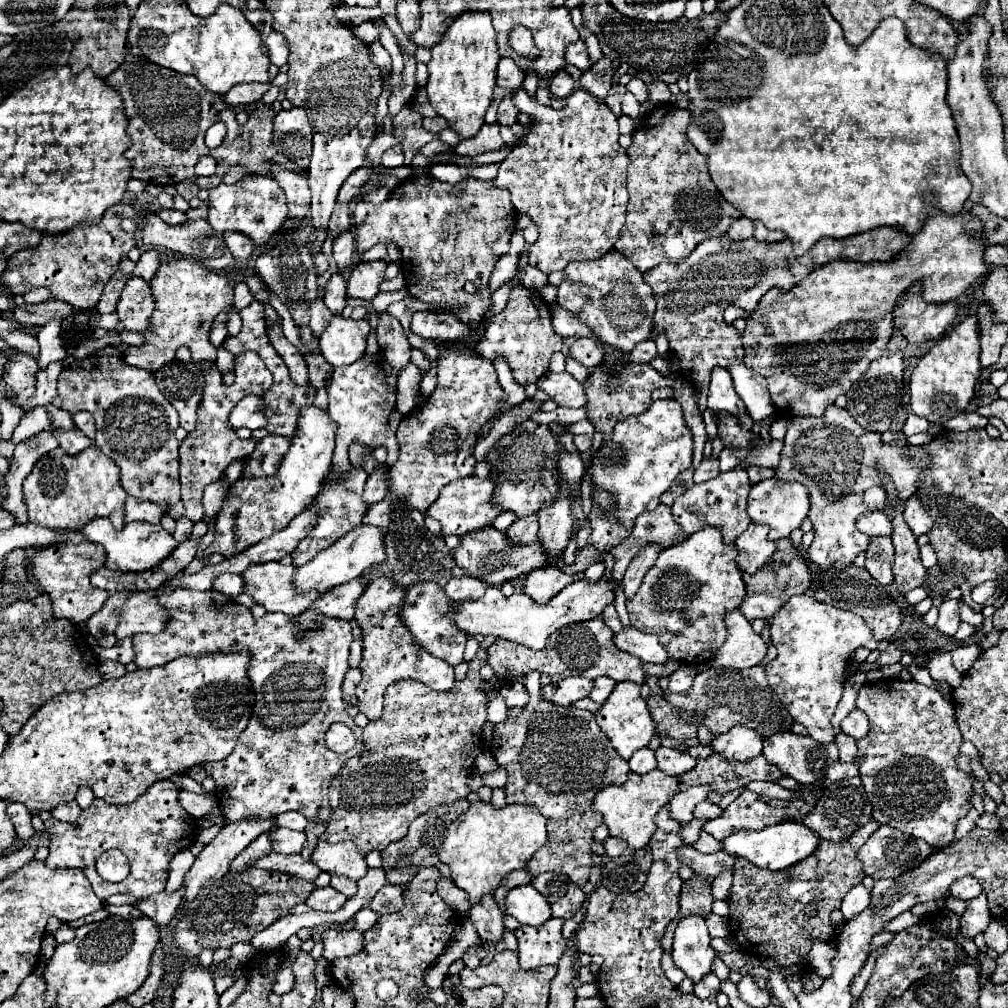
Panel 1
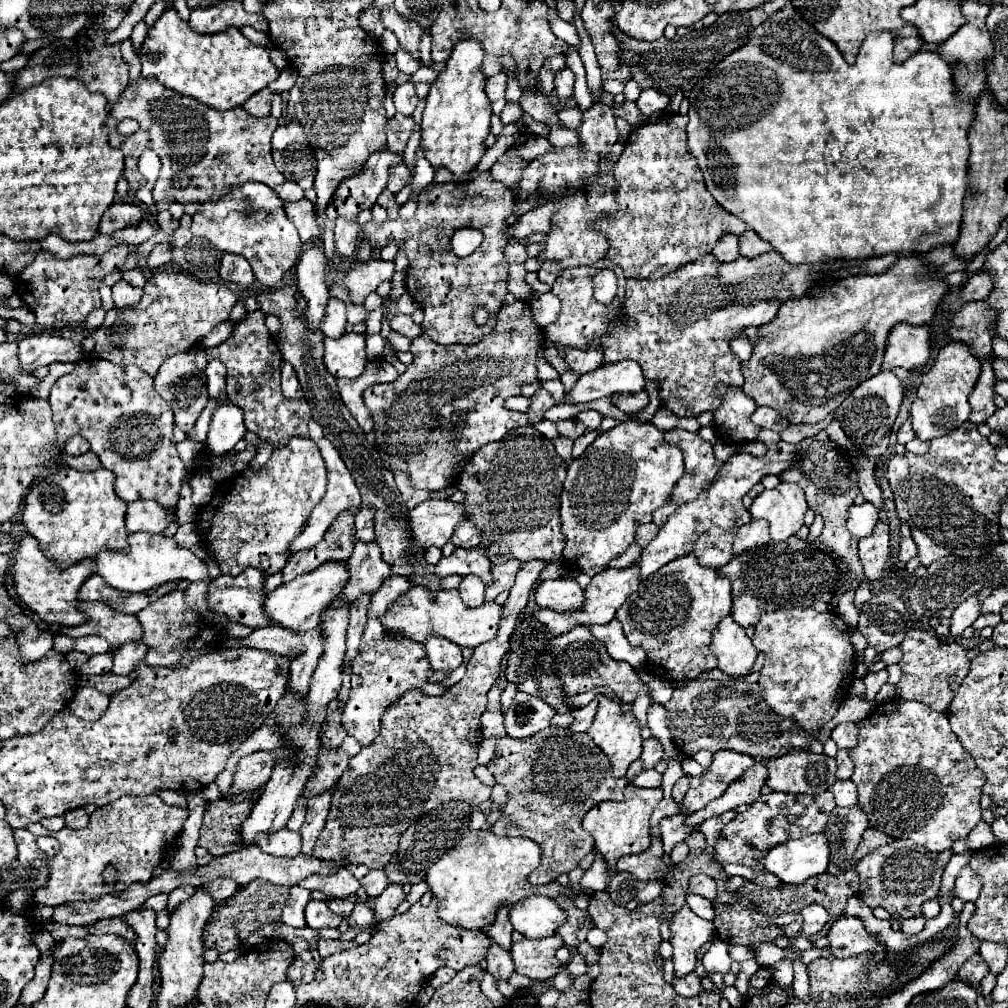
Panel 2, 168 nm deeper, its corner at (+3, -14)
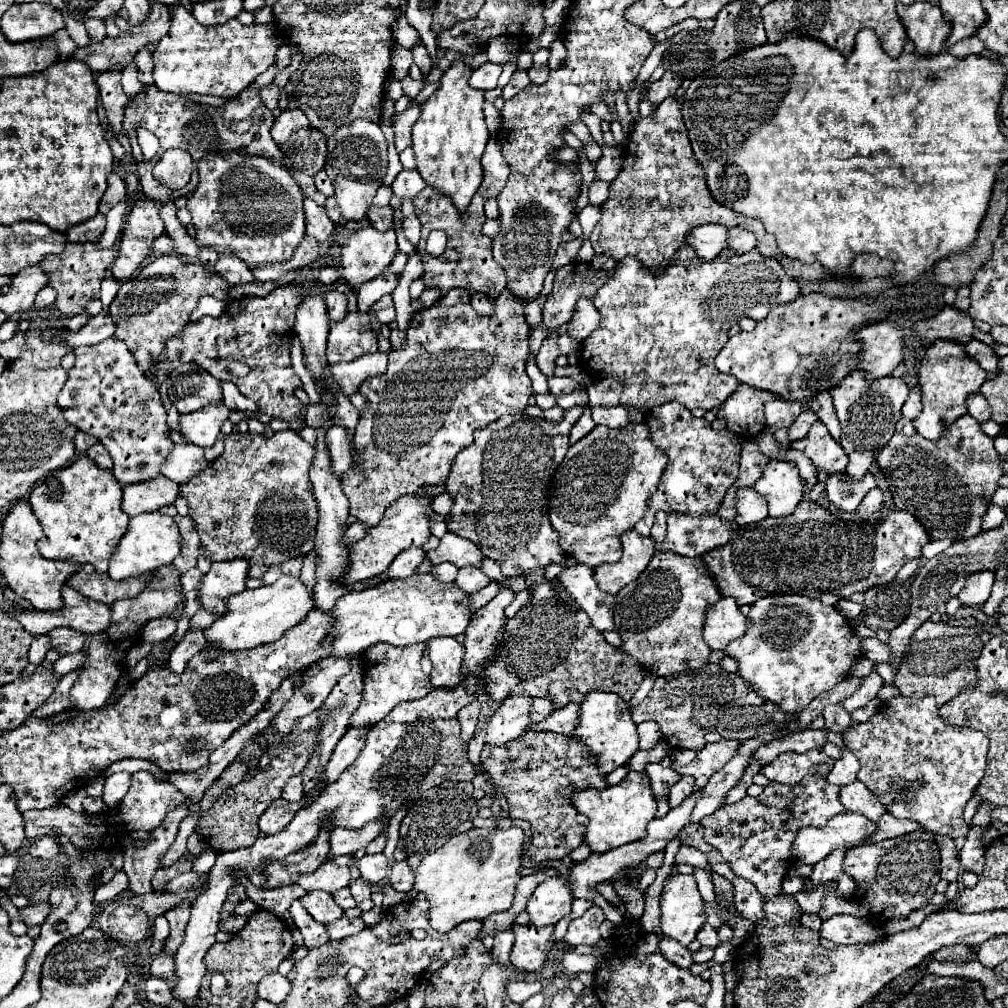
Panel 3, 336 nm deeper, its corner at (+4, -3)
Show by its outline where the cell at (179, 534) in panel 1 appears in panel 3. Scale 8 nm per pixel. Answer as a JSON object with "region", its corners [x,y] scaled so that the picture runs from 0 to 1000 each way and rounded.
{"region":[[[174,511],[174,521],[178,523],[180,529],[180,557],[172,557],[172,561],[178,563],[178,566],[186,566],[188,563],[195,561],[195,553],[197,553],[197,531],[193,527],[193,521],[188,513],[180,513]]]}

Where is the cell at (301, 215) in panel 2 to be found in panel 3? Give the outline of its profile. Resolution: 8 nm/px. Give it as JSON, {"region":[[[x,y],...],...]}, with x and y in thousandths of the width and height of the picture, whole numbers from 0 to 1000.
{"region":[[[303,197],[303,217],[305,217],[305,233],[313,235],[314,239],[322,239],[332,227],[332,221],[324,215],[322,205],[316,205],[309,197]]]}

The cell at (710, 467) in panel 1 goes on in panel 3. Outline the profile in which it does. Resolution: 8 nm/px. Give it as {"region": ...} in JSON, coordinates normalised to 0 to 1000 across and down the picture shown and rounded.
{"region":[[[672,398],[658,400],[652,406],[646,406],[640,412],[640,422],[644,424],[646,438],[662,449],[664,457],[656,471],[654,485],[650,487],[650,491],[644,493],[642,507],[630,521],[630,525],[634,525],[634,529],[642,533],[650,519],[652,507],[660,507],[662,511],[680,509],[686,513],[711,509],[721,485],[727,481],[733,469],[735,436],[723,426],[707,428],[699,414],[688,414],[688,410]]]}

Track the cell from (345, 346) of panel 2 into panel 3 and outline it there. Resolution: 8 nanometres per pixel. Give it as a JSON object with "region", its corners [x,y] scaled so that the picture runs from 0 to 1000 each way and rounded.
{"region":[[[344,311],[340,318],[326,320],[324,358],[352,358],[358,352],[374,348],[374,332],[364,311]]]}

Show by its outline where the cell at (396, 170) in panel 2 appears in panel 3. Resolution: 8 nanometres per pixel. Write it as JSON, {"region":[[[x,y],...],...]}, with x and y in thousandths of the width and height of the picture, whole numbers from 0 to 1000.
{"region":[[[400,168],[394,178],[390,180],[390,191],[396,195],[396,197],[412,197],[420,188],[422,188],[422,180],[416,176],[416,170],[410,168],[410,170],[404,170]]]}

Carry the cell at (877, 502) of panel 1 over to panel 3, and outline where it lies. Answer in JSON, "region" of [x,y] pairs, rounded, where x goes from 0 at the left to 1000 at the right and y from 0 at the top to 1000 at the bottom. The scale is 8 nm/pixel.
{"region":[[[844,368],[832,382],[824,382],[826,402],[834,420],[834,441],[842,451],[840,469],[852,475],[864,463],[868,451],[886,434],[894,416],[894,404],[902,392],[902,384],[894,374],[876,374],[872,378],[860,378],[856,370]]]}

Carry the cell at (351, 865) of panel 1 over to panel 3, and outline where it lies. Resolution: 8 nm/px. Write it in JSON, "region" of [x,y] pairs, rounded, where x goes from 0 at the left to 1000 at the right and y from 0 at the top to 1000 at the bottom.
{"region":[[[324,854],[320,856],[313,866],[305,866],[301,870],[297,870],[297,878],[309,886],[309,884],[324,884],[324,886],[332,886],[340,880],[344,880],[348,874],[348,866],[346,860],[334,860],[332,856]]]}

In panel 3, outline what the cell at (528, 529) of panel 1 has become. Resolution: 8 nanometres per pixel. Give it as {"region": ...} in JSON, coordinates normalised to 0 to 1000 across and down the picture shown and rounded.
{"region":[[[487,576],[481,584],[477,584],[477,586],[469,588],[469,590],[465,590],[465,604],[473,606],[473,604],[481,602],[481,600],[493,590],[493,586],[495,586],[495,580],[493,580],[491,576]]]}

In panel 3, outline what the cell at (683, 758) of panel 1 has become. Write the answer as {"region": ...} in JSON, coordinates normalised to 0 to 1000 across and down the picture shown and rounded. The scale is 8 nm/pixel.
{"region":[[[678,771],[674,777],[670,777],[666,783],[664,783],[664,799],[670,801],[670,799],[676,799],[676,795],[680,795],[689,783],[689,773],[688,771]]]}

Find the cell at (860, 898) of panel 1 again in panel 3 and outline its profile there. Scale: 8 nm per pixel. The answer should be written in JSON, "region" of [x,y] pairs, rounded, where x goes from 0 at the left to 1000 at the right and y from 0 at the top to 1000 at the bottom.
{"region":[[[828,908],[814,918],[814,930],[830,936],[830,938],[844,938],[844,936],[866,936],[870,934],[876,924],[868,918],[860,918],[844,908]]]}

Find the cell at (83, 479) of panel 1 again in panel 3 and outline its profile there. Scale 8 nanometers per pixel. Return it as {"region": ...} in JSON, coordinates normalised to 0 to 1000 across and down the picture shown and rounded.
{"region":[[[78,453],[64,465],[59,465],[51,469],[47,475],[35,481],[35,485],[29,491],[29,499],[33,503],[35,513],[39,515],[43,523],[43,533],[37,537],[39,549],[45,555],[63,555],[63,557],[72,557],[72,559],[88,559],[94,563],[96,568],[106,568],[108,555],[124,531],[126,517],[128,513],[120,507],[120,481],[112,473],[110,467],[104,467],[96,463],[96,459],[88,453]]]}

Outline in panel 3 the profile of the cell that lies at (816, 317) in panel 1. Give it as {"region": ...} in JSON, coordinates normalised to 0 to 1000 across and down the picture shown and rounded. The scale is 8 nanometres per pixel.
{"region":[[[814,291],[807,293],[793,293],[789,299],[781,303],[771,303],[765,307],[763,314],[751,324],[741,330],[735,328],[727,332],[721,342],[713,348],[709,354],[709,364],[715,370],[727,372],[733,380],[745,382],[749,386],[765,388],[771,390],[775,396],[781,398],[803,398],[809,390],[820,388],[824,382],[830,382],[840,370],[848,366],[848,350],[852,350],[852,338],[848,338],[848,326],[860,320],[874,318],[880,311],[878,309],[868,309],[866,301],[856,301],[856,299],[836,299],[836,297],[826,297]]]}

